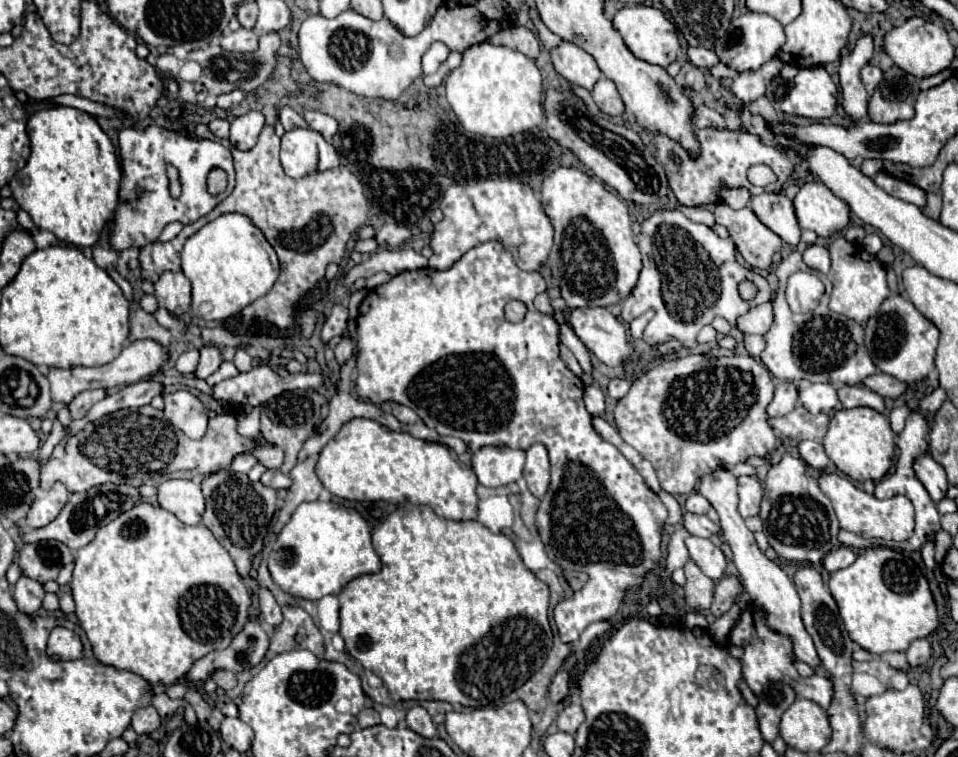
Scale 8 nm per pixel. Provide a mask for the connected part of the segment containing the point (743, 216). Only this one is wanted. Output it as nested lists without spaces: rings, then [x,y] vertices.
[[[718,203],[714,217],[718,225],[728,229],[738,251],[752,269],[770,267],[772,255],[782,247],[782,239],[772,233],[750,207],[730,209],[726,203]]]

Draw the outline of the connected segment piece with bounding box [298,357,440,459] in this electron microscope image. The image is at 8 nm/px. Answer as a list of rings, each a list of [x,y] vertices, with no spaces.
[[[352,357],[342,369],[340,369],[340,373],[342,373],[342,379],[340,379],[340,391],[330,399],[330,413],[328,413],[328,417],[326,417],[326,421],[318,427],[318,433],[316,433],[316,437],[310,437],[308,441],[306,441],[306,445],[302,447],[302,453],[298,455],[298,459],[306,459],[306,457],[310,457],[310,455],[314,455],[314,453],[318,453],[318,451],[322,451],[322,447],[338,433],[338,429],[346,423],[346,421],[350,421],[350,419],[356,419],[356,417],[364,417],[364,419],[372,419],[372,421],[376,421],[376,423],[380,423],[380,425],[384,425],[384,427],[388,427],[388,429],[392,429],[392,431],[400,431],[400,433],[410,433],[410,435],[414,435],[414,437],[420,437],[420,439],[426,439],[426,441],[438,441],[440,439],[440,435],[434,431],[434,429],[428,429],[426,431],[426,425],[422,423],[422,421],[418,421],[418,423],[414,423],[412,427],[410,425],[402,425],[394,415],[386,415],[386,413],[382,413],[380,411],[380,407],[376,407],[374,403],[366,403],[366,401],[358,401],[358,399],[354,399],[352,395],[350,395],[350,383],[352,383],[352,371],[354,371],[354,367],[356,367],[356,357]]]

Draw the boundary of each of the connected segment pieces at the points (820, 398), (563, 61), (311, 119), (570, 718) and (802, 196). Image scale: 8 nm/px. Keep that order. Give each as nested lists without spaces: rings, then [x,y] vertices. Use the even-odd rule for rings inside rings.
[[[810,383],[800,389],[800,403],[810,409],[810,413],[826,413],[830,415],[838,405],[836,387],[830,383]]]
[[[562,41],[560,45],[556,45],[550,51],[550,57],[556,73],[588,91],[592,91],[596,81],[602,77],[602,71],[598,69],[594,57],[570,41]]]
[[[306,111],[306,113],[304,113],[304,119],[306,119],[306,123],[310,125],[310,129],[318,131],[326,141],[332,141],[332,137],[334,137],[336,131],[338,131],[336,119],[330,117],[330,115],[324,115],[324,113],[320,113],[320,111]]]
[[[572,703],[572,705],[568,705],[568,707],[558,715],[556,725],[558,725],[560,731],[566,731],[566,733],[574,735],[574,733],[578,731],[578,727],[582,725],[582,721],[584,721],[584,711],[582,711],[582,707],[580,707],[578,703]]]
[[[806,181],[792,203],[798,225],[822,239],[836,235],[850,223],[848,205],[820,181]]]

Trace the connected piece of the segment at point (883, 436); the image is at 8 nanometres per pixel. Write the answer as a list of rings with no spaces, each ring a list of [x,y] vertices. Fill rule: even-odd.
[[[870,407],[836,411],[822,445],[830,461],[850,479],[860,483],[880,481],[894,461],[894,431],[890,429],[888,419]]]

